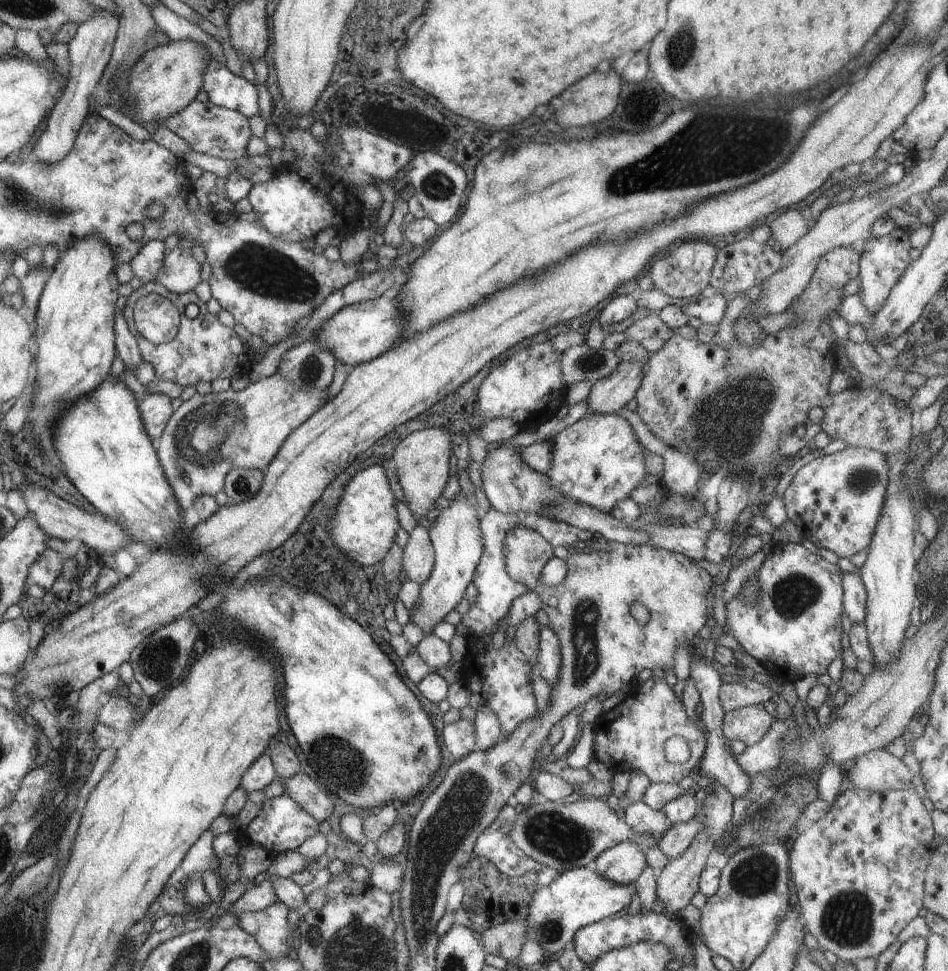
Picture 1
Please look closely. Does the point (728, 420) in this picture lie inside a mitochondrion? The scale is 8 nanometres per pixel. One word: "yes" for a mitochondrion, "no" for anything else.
yes

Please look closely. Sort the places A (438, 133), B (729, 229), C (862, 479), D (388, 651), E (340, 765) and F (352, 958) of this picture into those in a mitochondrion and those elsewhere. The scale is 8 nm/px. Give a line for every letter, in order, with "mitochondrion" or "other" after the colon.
A: other
B: other
C: mitochondrion
D: other
E: mitochondrion
F: mitochondrion

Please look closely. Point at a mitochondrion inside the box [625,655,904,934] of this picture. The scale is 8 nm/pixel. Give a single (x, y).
(758, 874)

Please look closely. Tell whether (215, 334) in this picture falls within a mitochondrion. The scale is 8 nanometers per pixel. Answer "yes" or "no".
no

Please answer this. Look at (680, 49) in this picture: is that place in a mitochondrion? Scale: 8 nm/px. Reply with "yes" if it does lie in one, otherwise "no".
yes

